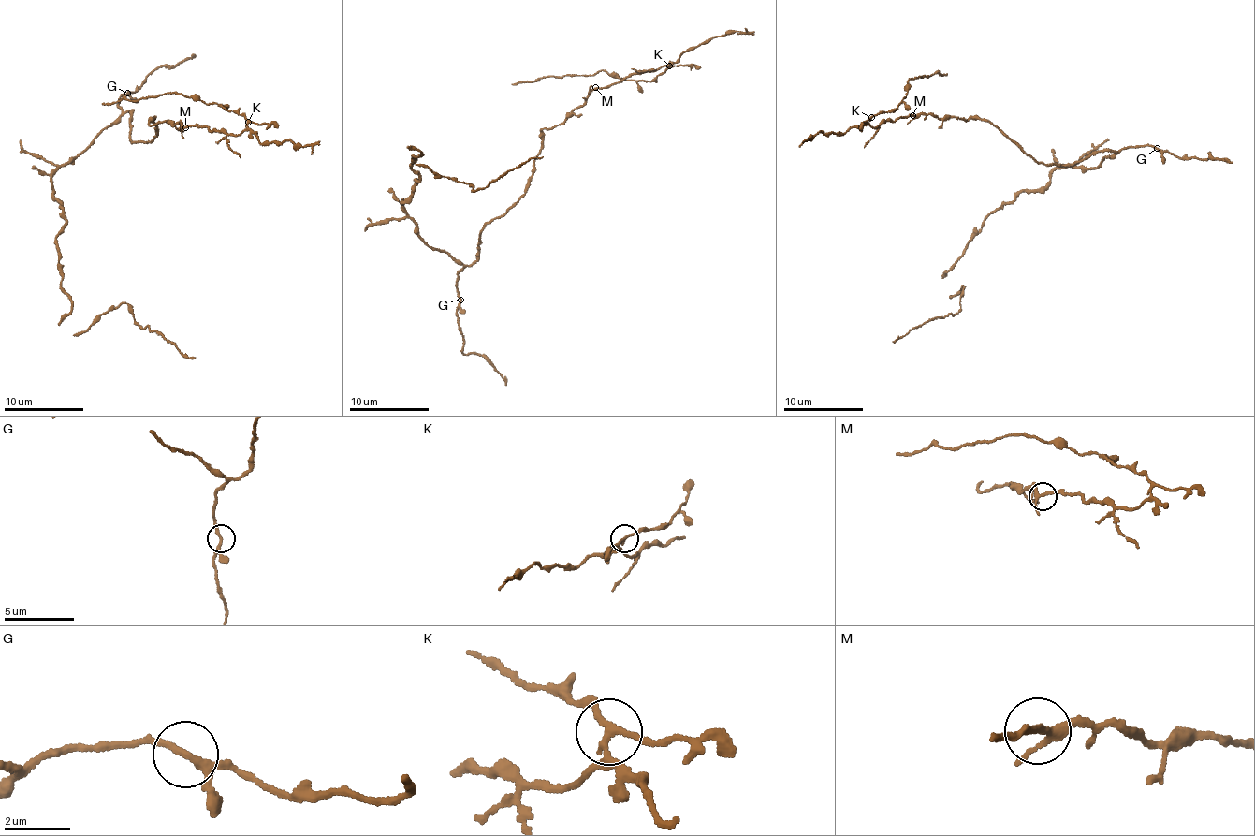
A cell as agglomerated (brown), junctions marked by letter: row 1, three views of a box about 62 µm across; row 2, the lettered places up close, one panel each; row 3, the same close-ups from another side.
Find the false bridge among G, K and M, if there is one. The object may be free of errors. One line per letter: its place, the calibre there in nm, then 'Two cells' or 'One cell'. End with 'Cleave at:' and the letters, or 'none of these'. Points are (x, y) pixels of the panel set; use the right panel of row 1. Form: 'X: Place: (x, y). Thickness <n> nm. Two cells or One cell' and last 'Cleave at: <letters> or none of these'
G: Place: (1157, 148). Thickness 180 nm. One cell
K: Place: (871, 117). Thickness 180 nm. Two cells
M: Place: (912, 115). Thickness 200 nm. One cell
Cleave at: K

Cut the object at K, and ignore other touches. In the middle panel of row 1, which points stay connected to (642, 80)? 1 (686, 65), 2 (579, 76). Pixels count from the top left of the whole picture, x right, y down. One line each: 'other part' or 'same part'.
1: same part
2: same part

